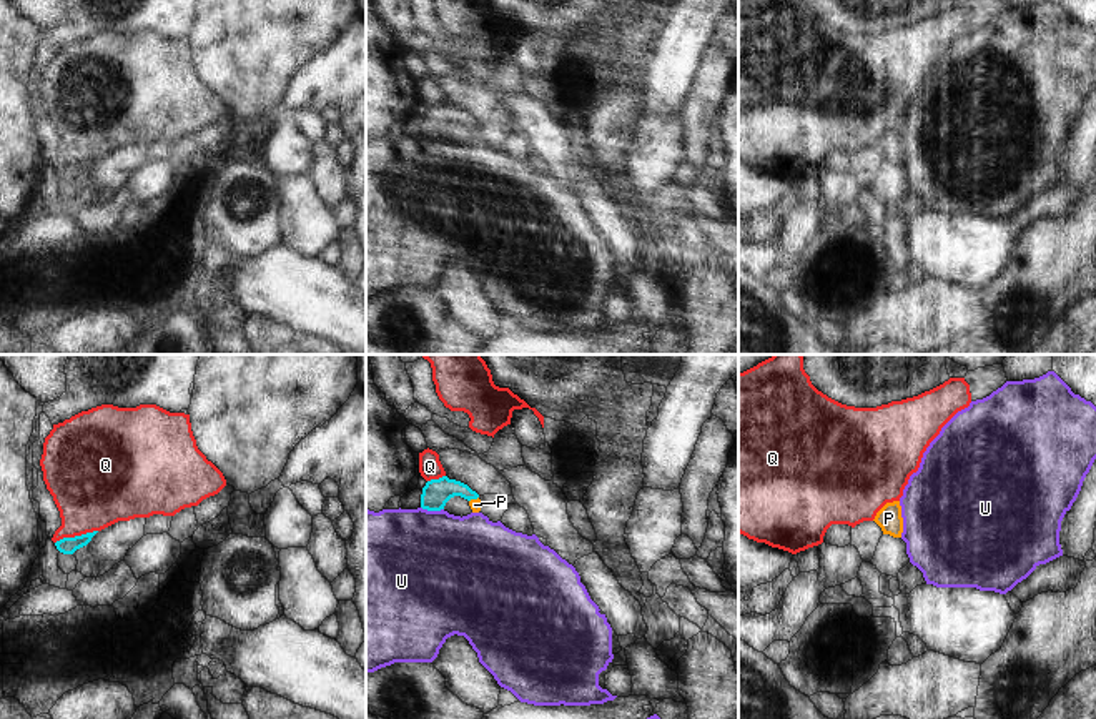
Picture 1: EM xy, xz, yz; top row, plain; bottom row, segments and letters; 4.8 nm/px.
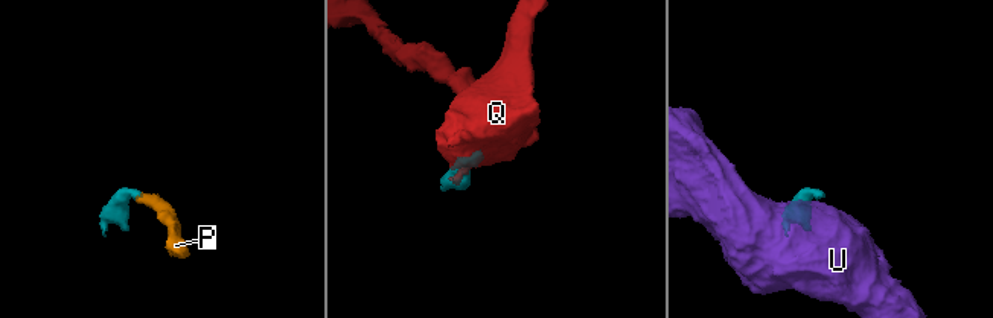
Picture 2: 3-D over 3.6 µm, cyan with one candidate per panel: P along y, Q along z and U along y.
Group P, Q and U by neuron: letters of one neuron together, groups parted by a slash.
P / Q / U

